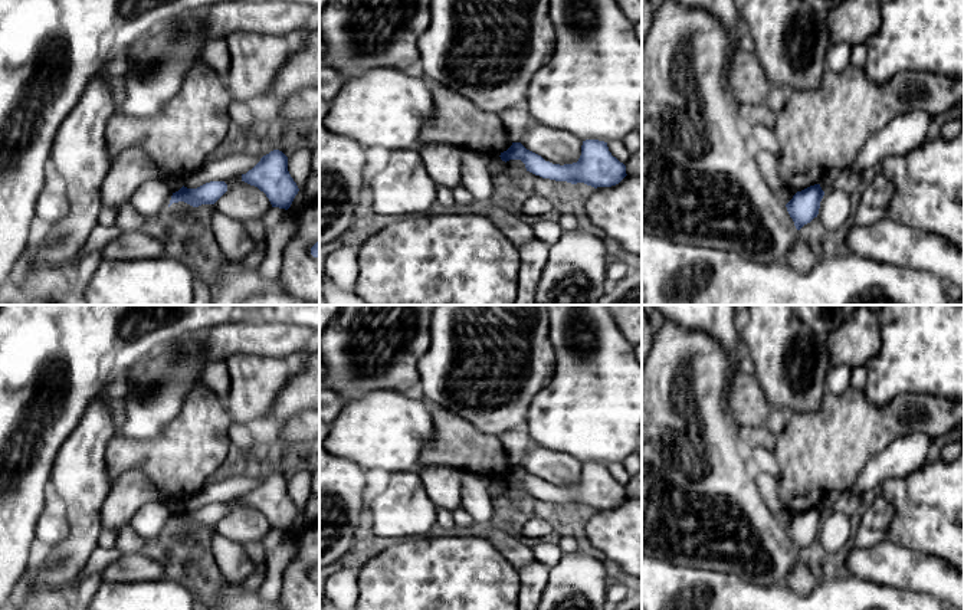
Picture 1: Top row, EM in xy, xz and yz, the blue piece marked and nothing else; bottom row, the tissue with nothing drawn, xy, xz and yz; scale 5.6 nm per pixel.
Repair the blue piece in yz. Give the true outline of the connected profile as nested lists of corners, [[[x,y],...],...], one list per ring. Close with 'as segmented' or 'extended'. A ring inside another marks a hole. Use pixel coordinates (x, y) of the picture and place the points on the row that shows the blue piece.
[[[814,184],[797,191],[786,204],[797,230],[817,217],[823,196],[824,191],[822,190],[820,184]]]; as segmented

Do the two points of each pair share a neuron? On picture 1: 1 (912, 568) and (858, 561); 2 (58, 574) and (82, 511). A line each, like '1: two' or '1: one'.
1: one
2: one

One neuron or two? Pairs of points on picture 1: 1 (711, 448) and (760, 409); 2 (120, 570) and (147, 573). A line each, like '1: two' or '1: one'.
1: two
2: one

